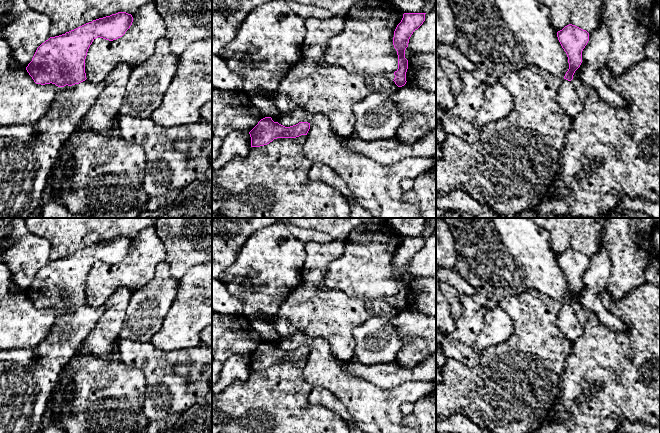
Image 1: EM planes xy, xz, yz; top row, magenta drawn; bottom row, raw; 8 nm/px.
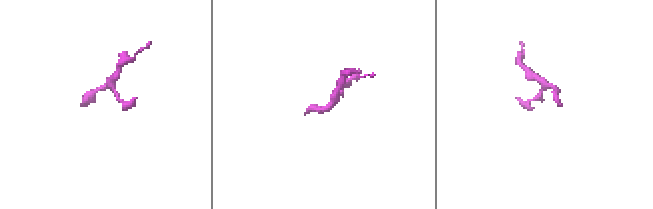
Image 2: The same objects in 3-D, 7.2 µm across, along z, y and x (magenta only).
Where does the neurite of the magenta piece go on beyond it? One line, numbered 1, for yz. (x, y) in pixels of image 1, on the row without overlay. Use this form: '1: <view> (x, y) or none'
1: yz (567, 321)

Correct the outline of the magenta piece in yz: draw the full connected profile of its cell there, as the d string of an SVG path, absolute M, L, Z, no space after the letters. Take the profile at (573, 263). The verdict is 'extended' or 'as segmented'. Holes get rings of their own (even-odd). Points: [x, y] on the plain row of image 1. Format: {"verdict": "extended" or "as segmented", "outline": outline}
{"verdict": "extended", "outline": "M569 248L557 256L557 261L567 278L569 287L569 293L558 314L557 324L563 334L573 342L581 335L582 327L571 304L582 287L582 275L589 265L589 257Z"}

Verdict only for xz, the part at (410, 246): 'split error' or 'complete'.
complete

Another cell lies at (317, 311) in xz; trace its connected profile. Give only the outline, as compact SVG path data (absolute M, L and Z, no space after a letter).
M302 282L295 287L280 306L278 315L272 320L271 327L275 336L286 338L302 332L309 337L327 340L338 360L351 361L354 356L355 338L353 329L372 318L393 319L399 311L393 304L380 298L349 297L340 290L319 287L312 282Z

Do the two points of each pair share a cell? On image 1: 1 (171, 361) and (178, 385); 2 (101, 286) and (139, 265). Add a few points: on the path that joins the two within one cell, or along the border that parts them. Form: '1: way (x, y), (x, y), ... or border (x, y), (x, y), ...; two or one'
1: way (169, 367), (169, 376), (172, 379); one
2: way (110, 277), (130, 273); one

